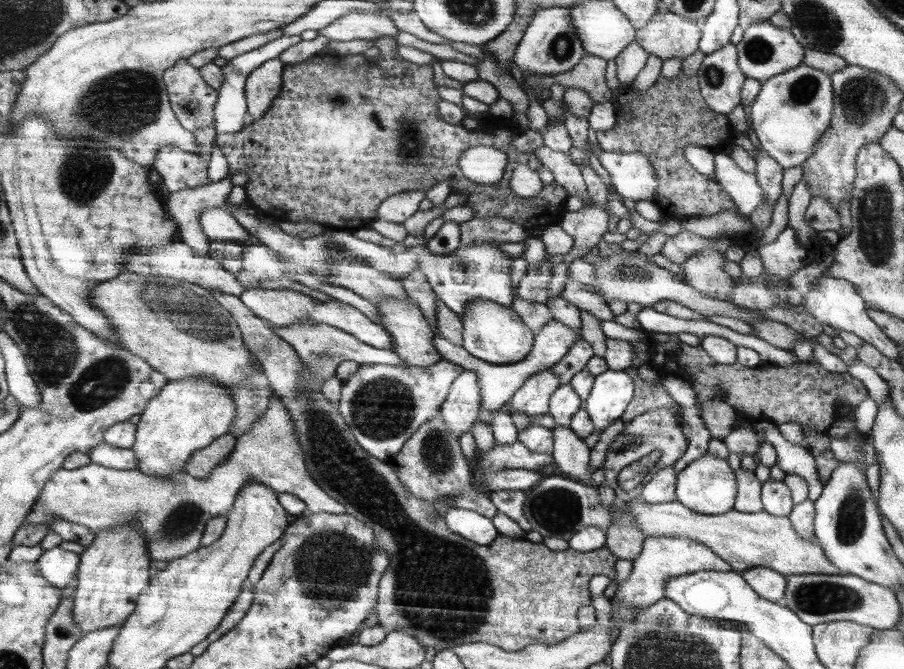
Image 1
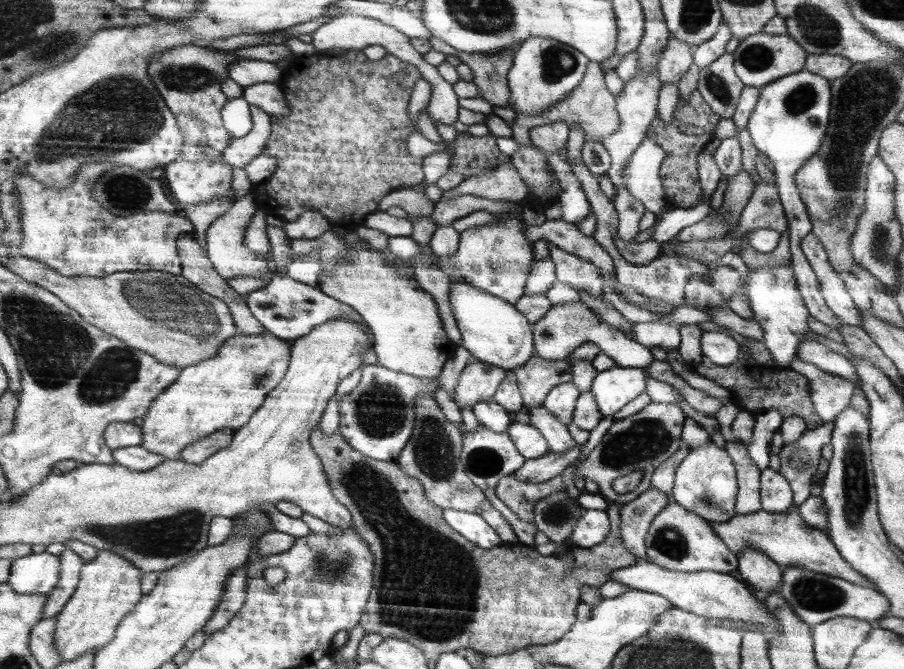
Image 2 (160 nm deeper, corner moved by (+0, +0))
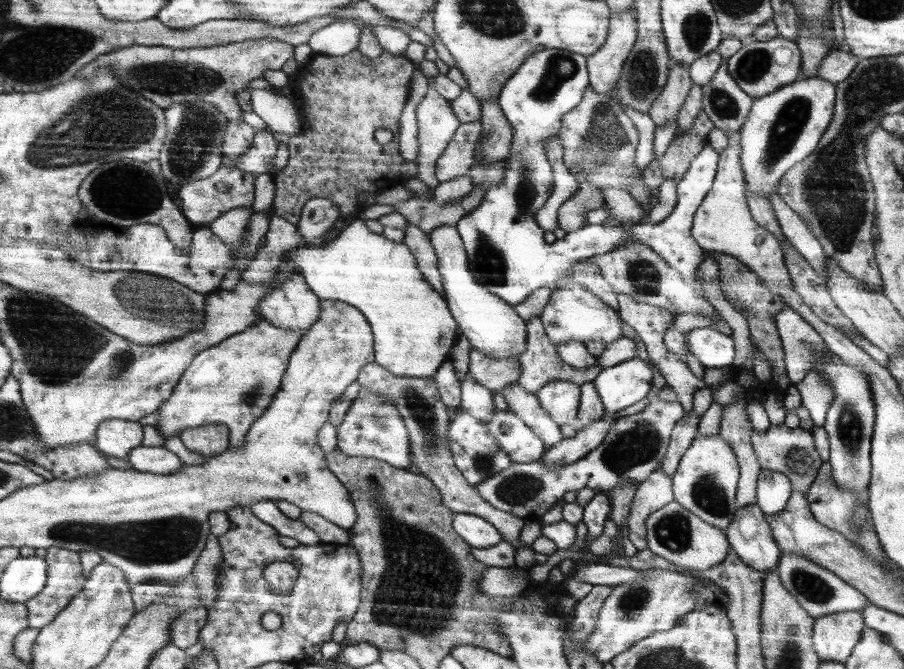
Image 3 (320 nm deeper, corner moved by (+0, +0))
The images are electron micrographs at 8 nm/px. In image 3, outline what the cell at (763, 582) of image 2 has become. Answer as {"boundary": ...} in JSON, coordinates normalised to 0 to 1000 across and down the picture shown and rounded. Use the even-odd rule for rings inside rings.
{"boundary":[[[837,752],[816,756],[809,783],[801,792],[814,831],[844,859],[858,852],[864,833],[845,771]]]}

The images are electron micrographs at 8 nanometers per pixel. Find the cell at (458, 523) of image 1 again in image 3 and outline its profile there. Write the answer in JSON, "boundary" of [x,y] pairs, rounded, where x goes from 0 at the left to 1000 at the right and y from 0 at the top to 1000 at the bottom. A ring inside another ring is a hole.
{"boundary":[[[519,767],[502,768],[501,791],[522,819],[542,819],[558,807],[537,773]]]}

